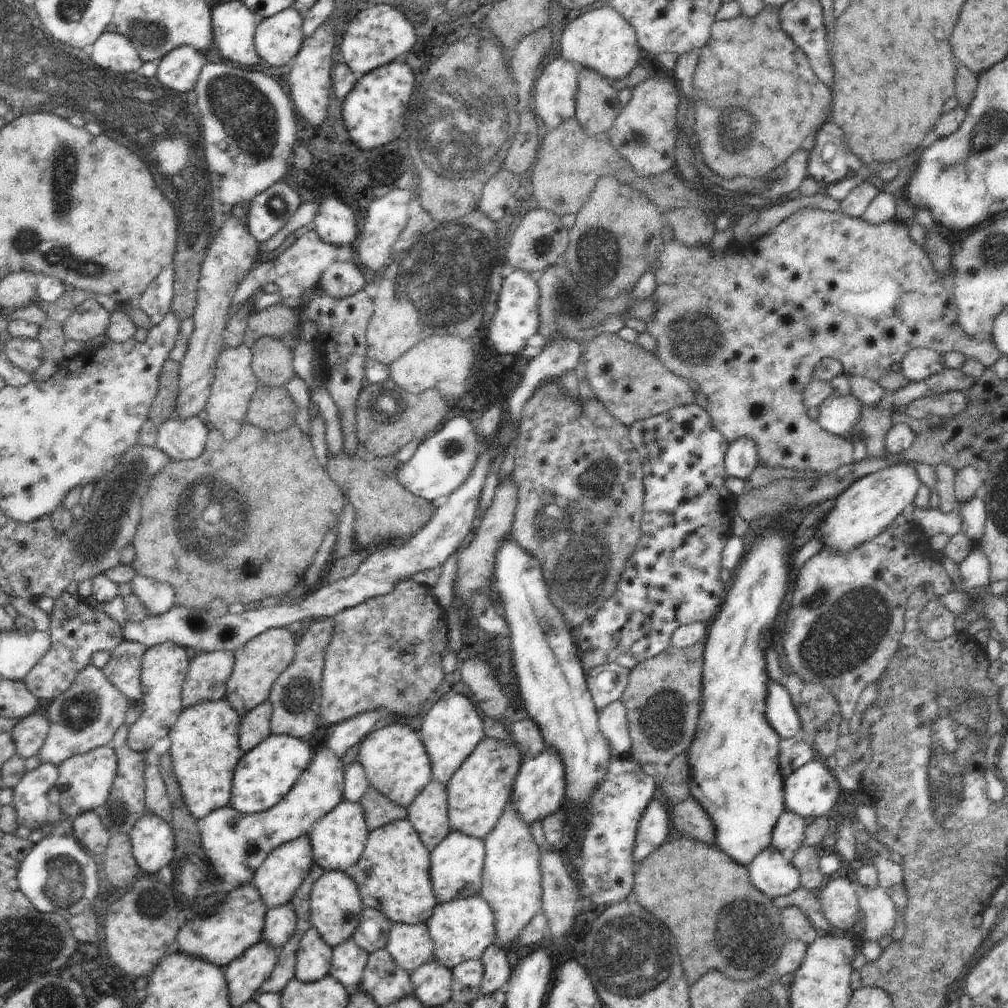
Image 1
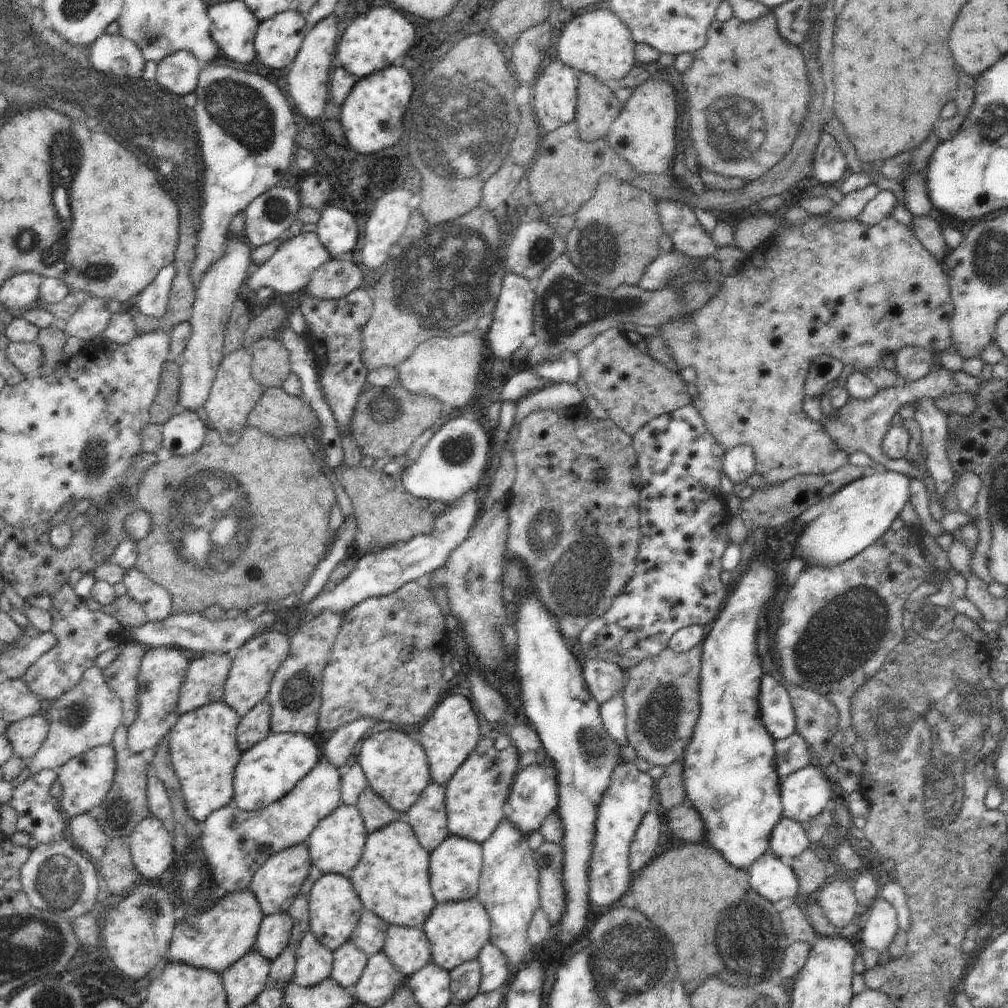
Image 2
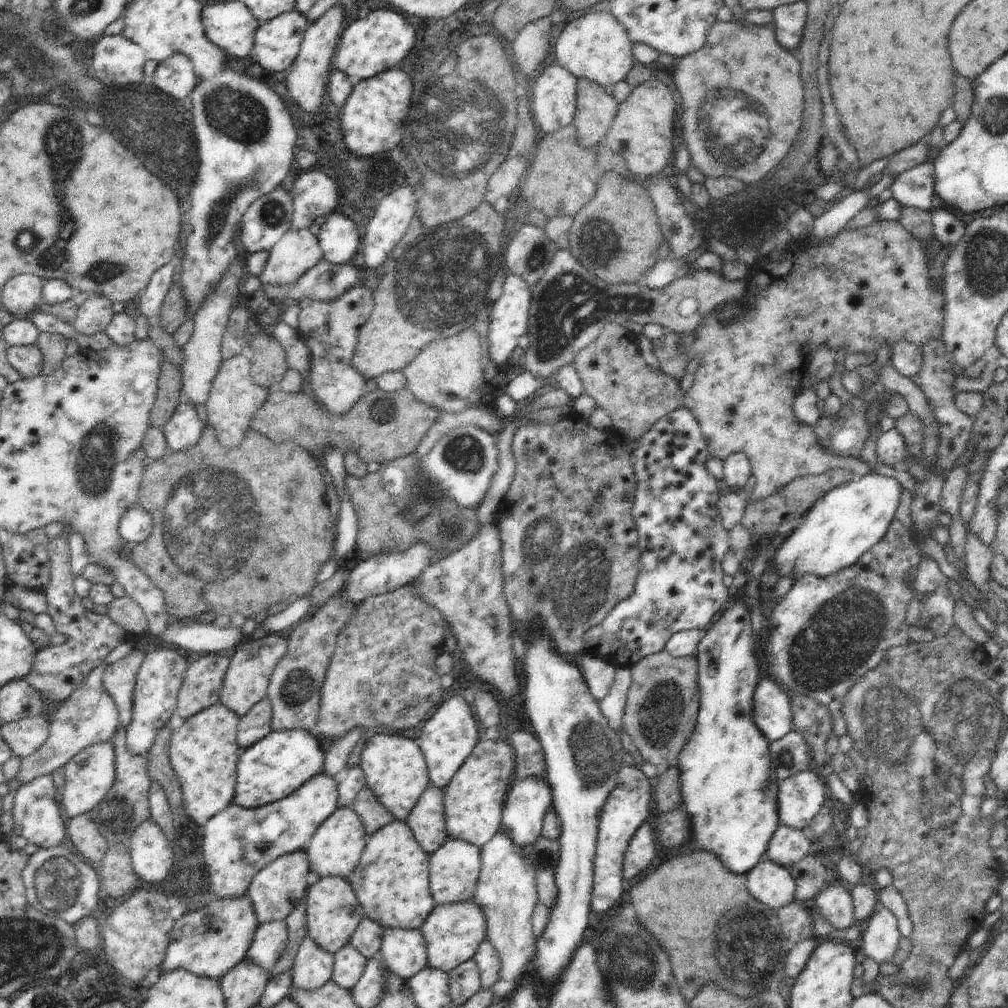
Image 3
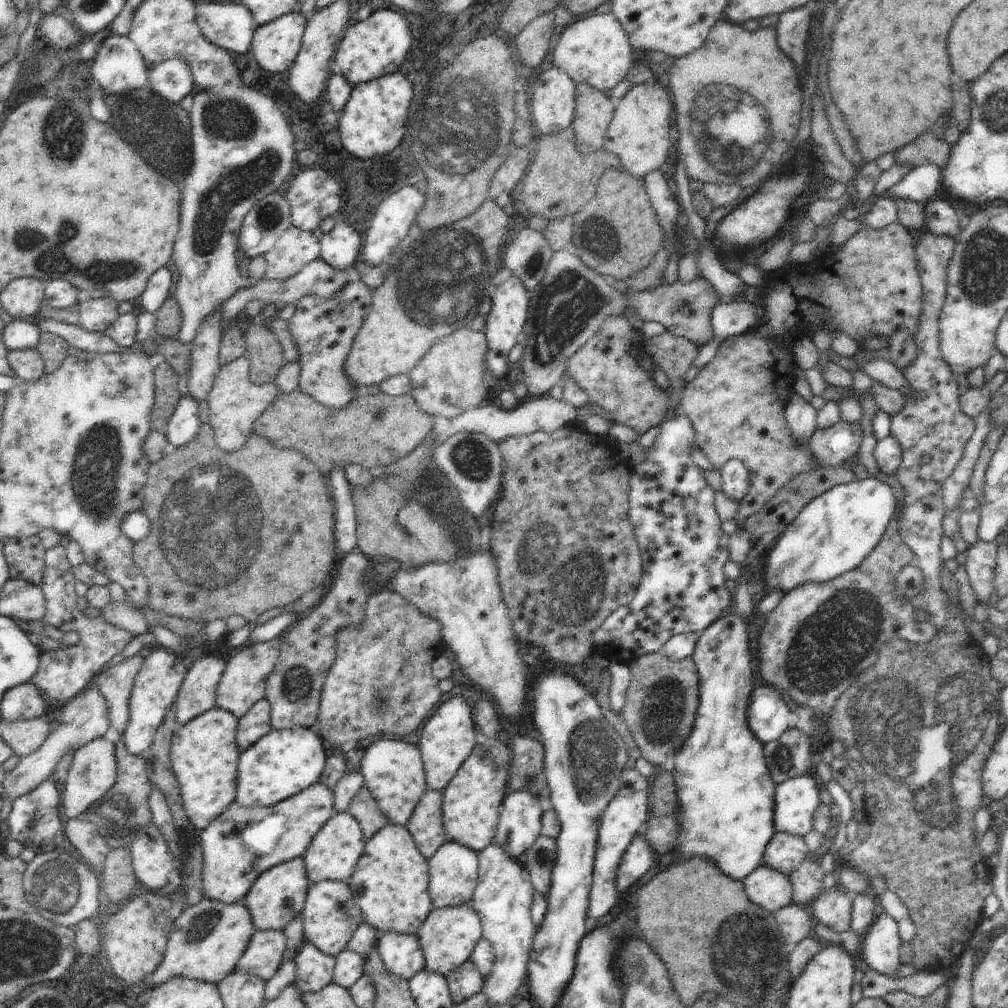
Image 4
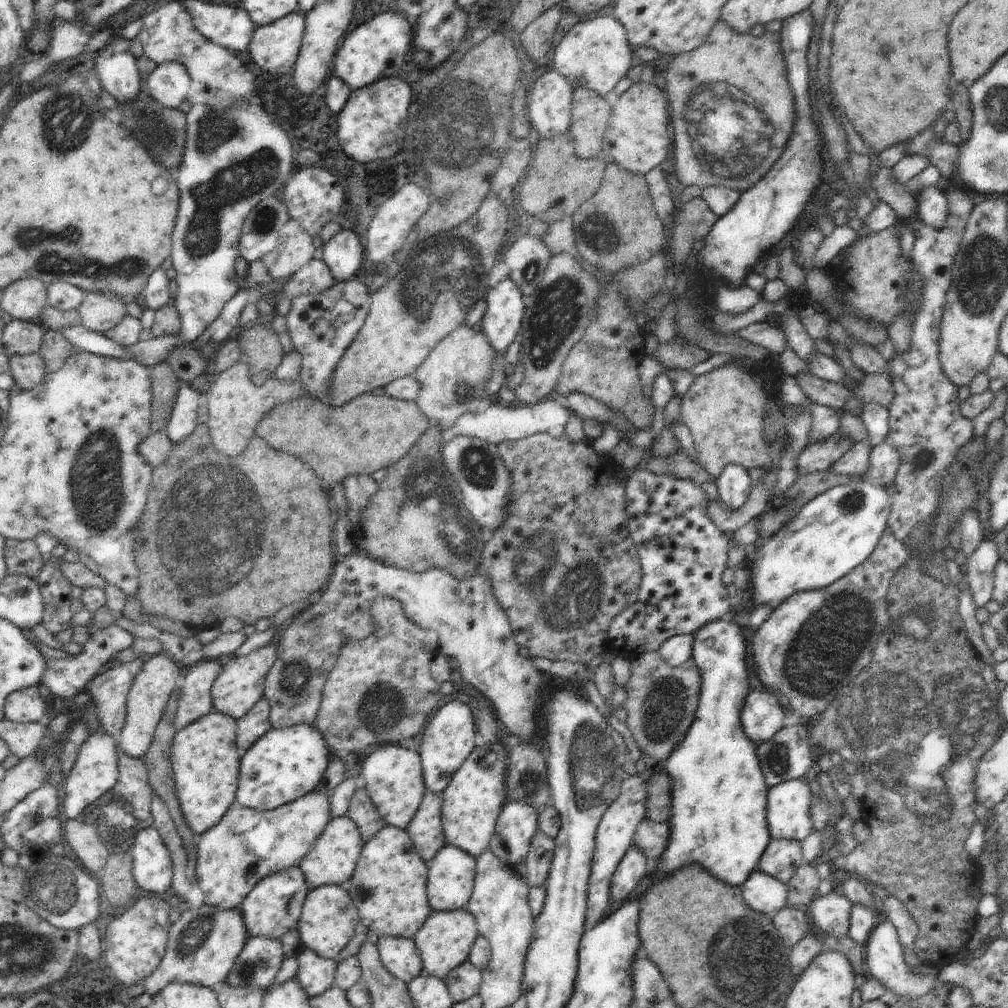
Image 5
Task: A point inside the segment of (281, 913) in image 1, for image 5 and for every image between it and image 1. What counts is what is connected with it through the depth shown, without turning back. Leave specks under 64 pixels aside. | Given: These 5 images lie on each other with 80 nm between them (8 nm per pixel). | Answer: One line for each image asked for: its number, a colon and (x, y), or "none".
2: (275, 931)
3: (270, 939)
4: (263, 955)
5: (256, 966)

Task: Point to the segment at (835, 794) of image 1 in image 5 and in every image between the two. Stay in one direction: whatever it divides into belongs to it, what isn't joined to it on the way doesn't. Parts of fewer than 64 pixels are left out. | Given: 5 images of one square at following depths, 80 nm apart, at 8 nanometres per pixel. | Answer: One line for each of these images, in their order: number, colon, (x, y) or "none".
2: (804, 794)
3: (800, 797)
4: (796, 799)
5: (789, 804)

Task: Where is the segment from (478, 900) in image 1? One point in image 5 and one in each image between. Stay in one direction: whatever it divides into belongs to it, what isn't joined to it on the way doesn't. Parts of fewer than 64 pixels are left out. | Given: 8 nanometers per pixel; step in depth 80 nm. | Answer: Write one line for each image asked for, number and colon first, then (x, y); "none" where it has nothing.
2: (457, 931)
3: (453, 932)
4: (448, 936)
5: (444, 941)

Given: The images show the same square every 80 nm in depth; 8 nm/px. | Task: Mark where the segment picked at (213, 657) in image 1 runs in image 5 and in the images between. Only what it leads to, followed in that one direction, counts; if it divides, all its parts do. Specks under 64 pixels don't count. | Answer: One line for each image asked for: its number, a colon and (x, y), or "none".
2: (204, 682)
3: (201, 688)
4: (196, 695)
5: (194, 701)

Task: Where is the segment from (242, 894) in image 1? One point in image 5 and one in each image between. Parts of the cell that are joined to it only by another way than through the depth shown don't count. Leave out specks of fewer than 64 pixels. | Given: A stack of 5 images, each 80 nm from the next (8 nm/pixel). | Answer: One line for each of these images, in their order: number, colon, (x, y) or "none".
2: (214, 940)
3: (209, 942)
4: (206, 941)
5: (202, 946)

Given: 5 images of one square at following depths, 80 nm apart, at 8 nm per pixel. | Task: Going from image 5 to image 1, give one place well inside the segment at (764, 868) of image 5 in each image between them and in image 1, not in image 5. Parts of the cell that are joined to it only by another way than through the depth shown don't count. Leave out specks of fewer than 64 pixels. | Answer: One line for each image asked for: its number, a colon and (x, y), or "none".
1: (788, 835)
2: (788, 839)
3: (787, 846)
4: (785, 852)

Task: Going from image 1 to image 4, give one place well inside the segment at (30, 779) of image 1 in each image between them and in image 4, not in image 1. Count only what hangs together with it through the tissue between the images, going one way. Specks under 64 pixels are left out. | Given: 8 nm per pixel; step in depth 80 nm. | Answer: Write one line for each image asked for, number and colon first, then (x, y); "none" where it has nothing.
2: (38, 815)
3: (36, 811)
4: (34, 822)

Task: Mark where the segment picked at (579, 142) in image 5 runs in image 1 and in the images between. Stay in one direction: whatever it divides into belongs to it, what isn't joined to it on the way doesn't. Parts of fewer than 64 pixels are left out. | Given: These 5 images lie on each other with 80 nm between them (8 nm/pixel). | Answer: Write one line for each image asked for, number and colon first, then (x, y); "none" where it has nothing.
1: (597, 106)
2: (597, 105)
3: (595, 110)
4: (593, 113)

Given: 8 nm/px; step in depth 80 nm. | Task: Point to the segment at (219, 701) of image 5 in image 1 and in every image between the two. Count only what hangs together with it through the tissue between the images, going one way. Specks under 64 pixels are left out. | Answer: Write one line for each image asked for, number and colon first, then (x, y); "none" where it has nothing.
1: (260, 661)
2: (256, 661)
3: (245, 684)
4: (243, 682)

